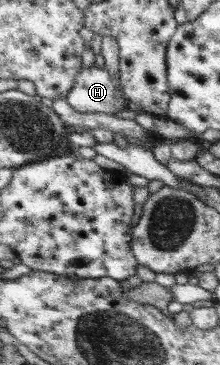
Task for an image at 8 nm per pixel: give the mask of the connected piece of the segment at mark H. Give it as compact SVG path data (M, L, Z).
M93 65L87 69L82 68L67 101L81 113L115 115L126 110L128 103L119 81L119 75L106 72L104 67L97 69Z

